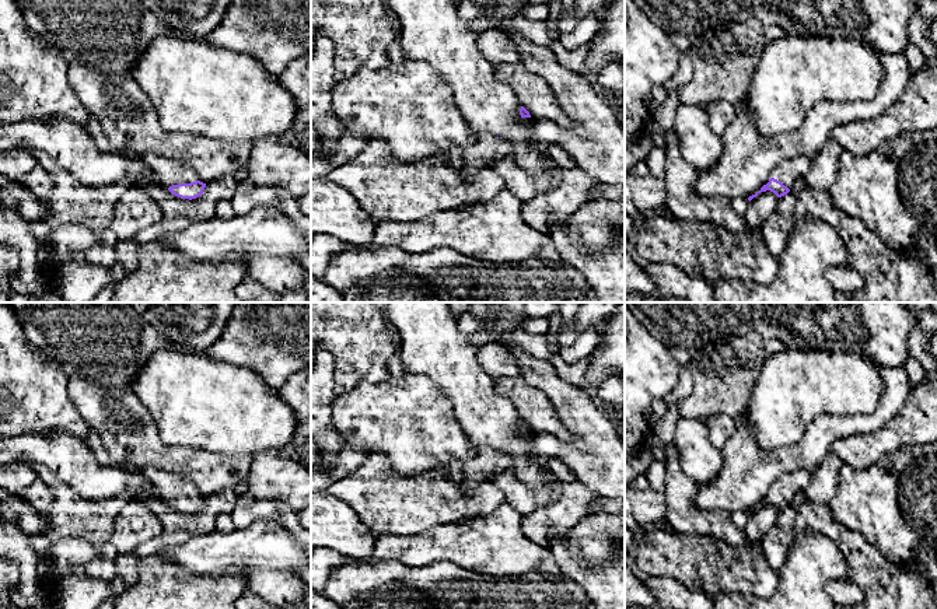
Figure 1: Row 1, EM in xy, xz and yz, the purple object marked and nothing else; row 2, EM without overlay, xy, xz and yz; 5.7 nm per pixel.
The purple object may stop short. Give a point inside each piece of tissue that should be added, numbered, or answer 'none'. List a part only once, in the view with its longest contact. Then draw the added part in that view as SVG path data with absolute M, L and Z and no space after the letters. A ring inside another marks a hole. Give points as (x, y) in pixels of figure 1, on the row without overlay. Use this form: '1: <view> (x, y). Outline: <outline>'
1: xy (165, 486). Outline: M144 466L140 472L147 477L151 484L153 493L160 501L168 503L178 497L190 497L197 494L196 486L176 473L162 469Z

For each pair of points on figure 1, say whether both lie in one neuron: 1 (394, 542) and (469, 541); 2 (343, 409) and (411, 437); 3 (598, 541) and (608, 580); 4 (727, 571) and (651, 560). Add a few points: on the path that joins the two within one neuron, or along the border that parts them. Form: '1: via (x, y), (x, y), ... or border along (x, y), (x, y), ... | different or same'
1: via (412, 546), (433, 546), (451, 542) | same
2: via (360, 415), (376, 415), (394, 420) | same
3: border along (572, 553), (590, 564), (600, 564), (609, 557) | different
4: via (709, 566), (693, 560), (670, 560) | same

